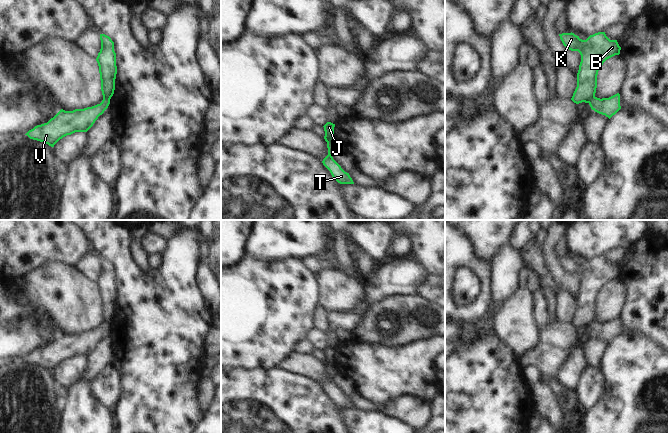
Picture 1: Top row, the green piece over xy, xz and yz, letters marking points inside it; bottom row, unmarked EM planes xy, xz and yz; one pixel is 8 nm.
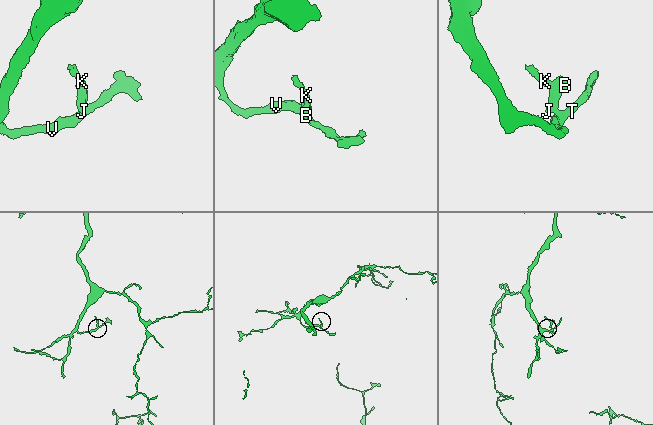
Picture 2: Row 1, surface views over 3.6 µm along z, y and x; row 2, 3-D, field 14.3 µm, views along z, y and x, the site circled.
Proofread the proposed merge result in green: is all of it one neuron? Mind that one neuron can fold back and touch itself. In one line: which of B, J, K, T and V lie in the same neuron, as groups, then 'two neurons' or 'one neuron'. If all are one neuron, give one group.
B J K / T V; two neurons

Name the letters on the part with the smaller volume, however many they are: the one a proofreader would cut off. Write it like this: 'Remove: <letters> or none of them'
Remove: B, J, K

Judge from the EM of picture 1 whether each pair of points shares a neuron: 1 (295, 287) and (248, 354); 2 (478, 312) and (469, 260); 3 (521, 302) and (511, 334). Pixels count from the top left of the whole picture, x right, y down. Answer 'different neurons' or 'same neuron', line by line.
1: same neuron
2: same neuron
3: same neuron

